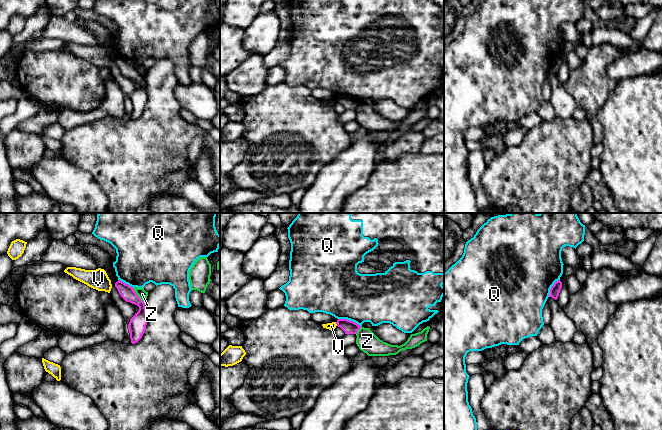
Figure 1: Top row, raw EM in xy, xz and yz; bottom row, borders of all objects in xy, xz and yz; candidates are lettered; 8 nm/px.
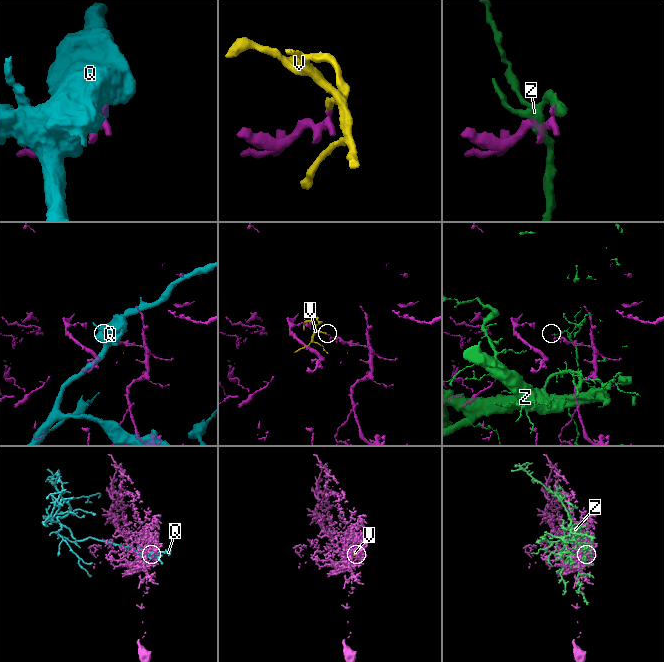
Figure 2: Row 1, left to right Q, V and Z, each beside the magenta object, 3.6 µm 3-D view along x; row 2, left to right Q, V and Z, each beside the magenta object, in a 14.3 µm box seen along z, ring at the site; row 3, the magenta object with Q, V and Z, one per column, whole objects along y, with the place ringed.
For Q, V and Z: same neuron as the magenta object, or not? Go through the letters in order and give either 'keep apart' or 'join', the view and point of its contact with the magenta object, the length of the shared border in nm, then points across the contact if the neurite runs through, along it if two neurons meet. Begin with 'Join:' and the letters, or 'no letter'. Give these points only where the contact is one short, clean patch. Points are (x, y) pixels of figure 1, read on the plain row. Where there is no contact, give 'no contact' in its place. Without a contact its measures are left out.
Join: no letter
Q: keep apart | xz (349, 96) | 200 nm
V: keep apart | xz (336, 99) | 40 nm | along xz (335, 98), (337, 101)
Z: keep apart | xy (137, 71) | 160 nm

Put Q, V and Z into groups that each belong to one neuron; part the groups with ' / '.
Q / V / Z

